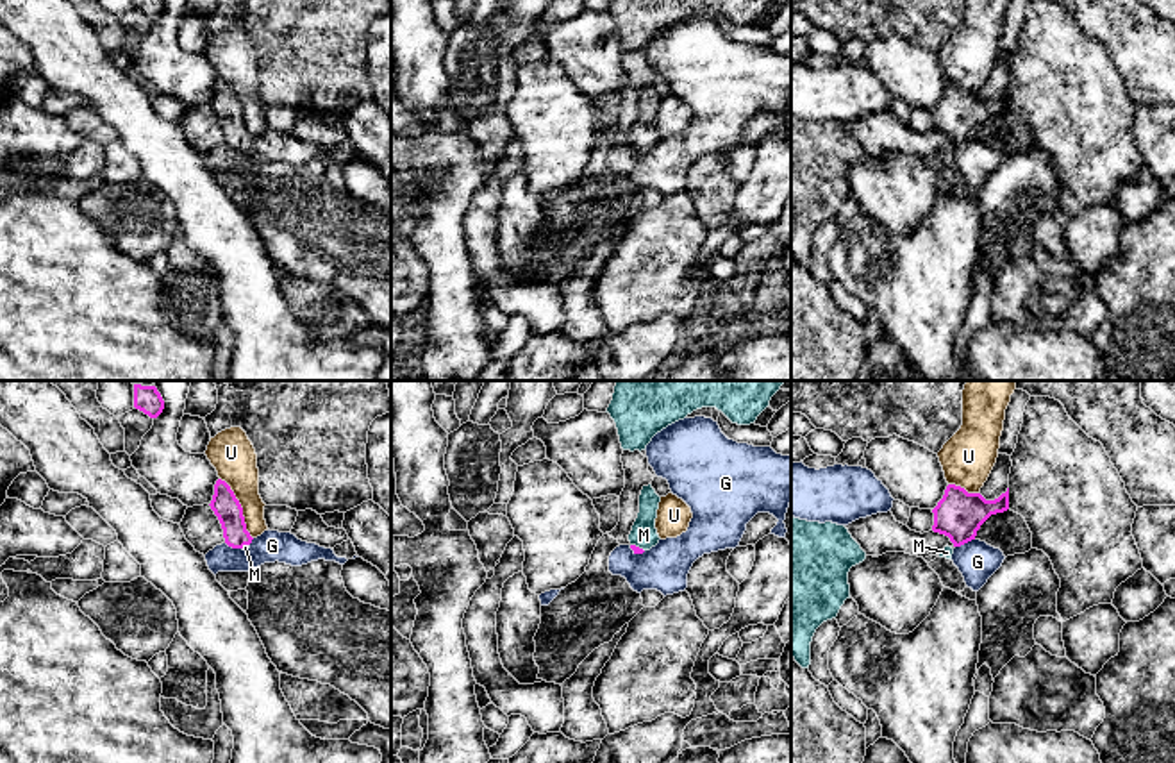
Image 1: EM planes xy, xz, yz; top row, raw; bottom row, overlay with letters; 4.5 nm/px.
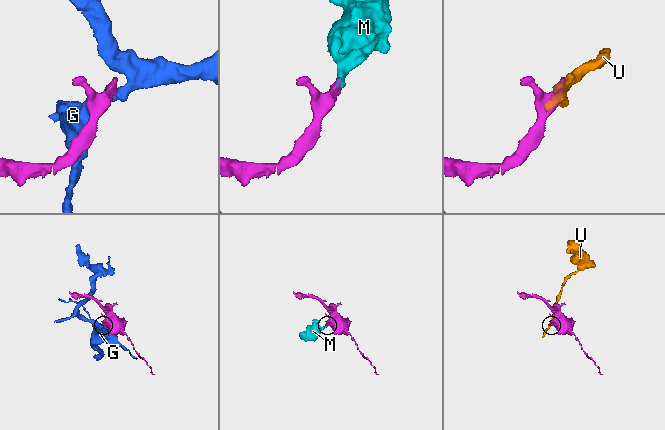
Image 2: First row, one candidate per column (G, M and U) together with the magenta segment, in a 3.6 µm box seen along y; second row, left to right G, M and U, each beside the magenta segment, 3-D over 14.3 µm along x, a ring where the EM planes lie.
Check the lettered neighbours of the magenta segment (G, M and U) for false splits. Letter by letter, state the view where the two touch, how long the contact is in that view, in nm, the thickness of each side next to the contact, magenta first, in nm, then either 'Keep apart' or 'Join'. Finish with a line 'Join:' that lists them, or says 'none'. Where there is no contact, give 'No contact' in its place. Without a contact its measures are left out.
G: Touches magenta in yz. Shared border 100 nm. Thickness 220 nm (magenta) against 180 nm. Keep apart
M: Touches magenta in xz. Shared border 70 nm. Thickness 30 nm (magenta) against 120 nm. Join
U: Touches magenta in xy. Shared border 320 nm. Thickness 120 nm (magenta) against 200 nm. Keep apart
Join: M

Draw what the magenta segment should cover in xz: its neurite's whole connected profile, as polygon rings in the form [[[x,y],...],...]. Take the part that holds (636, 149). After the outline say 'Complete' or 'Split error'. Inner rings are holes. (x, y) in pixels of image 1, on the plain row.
[[[652,84],[643,86],[639,95],[639,113],[629,134],[630,148],[634,154],[643,154],[659,143],[655,129],[655,118],[661,96],[655,93]]]. Split error

